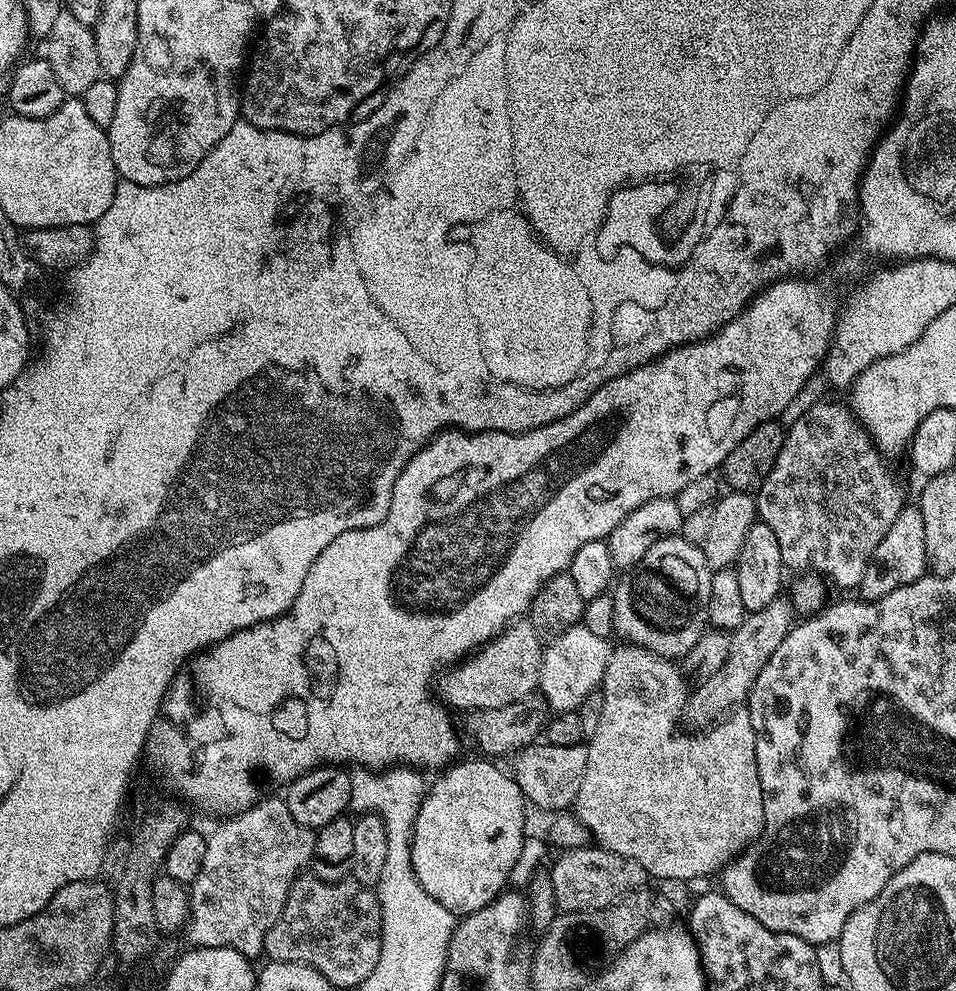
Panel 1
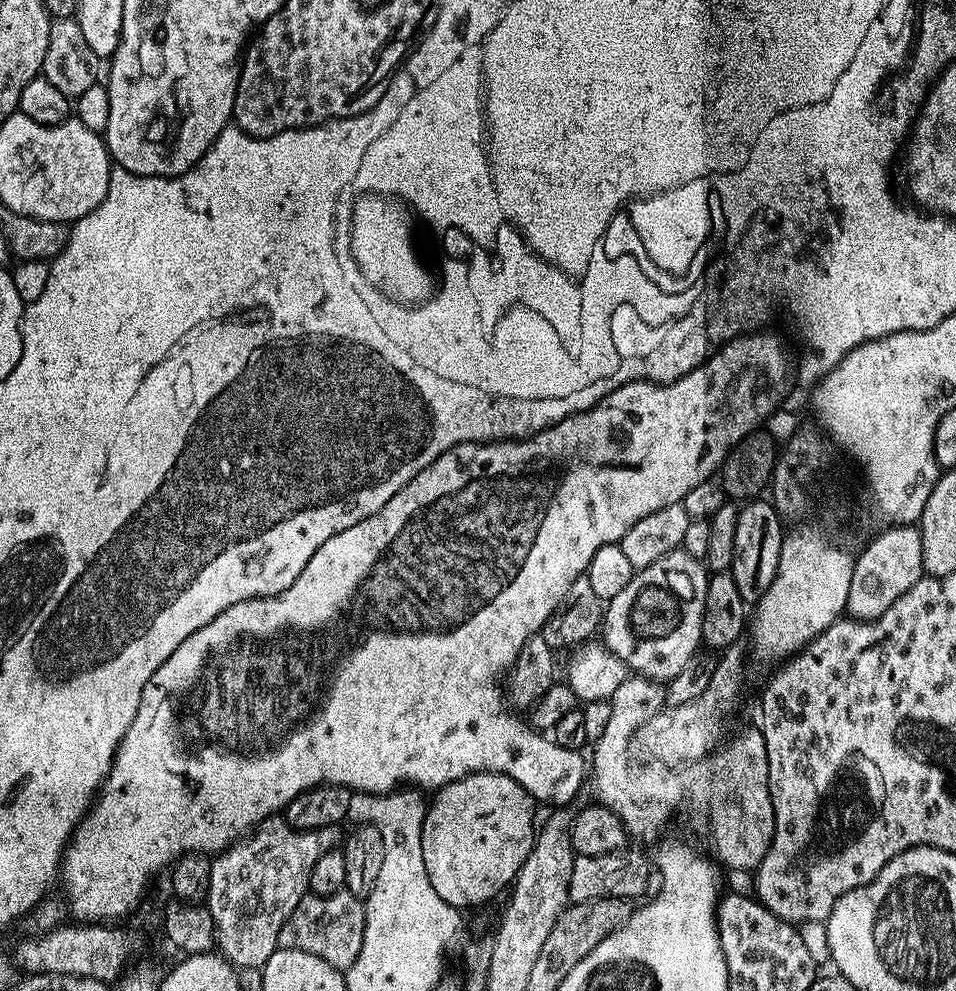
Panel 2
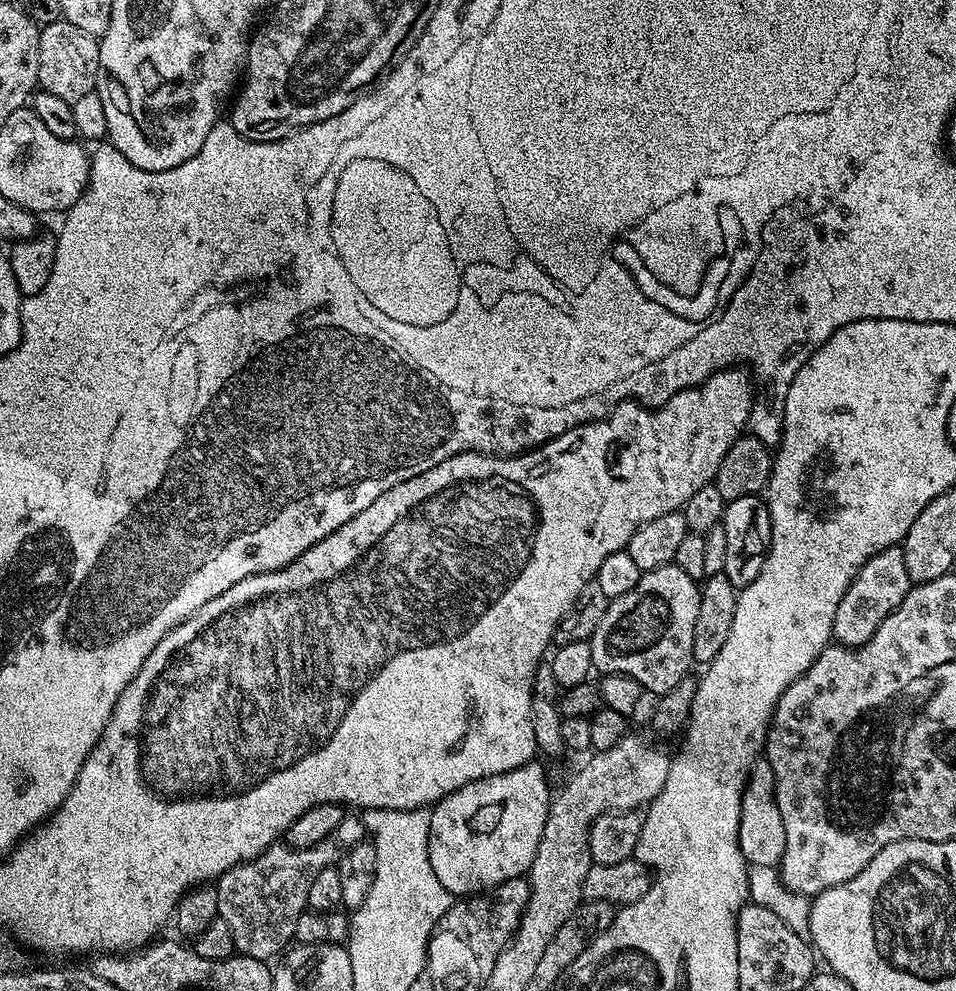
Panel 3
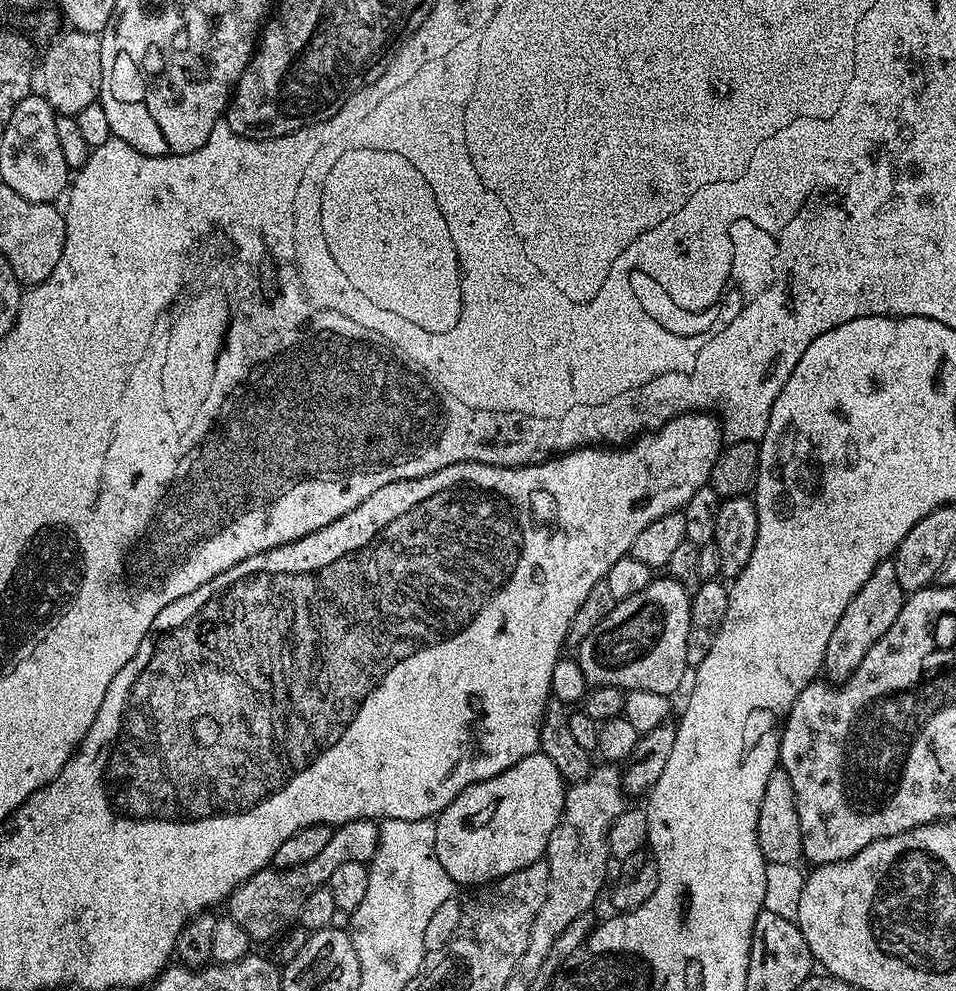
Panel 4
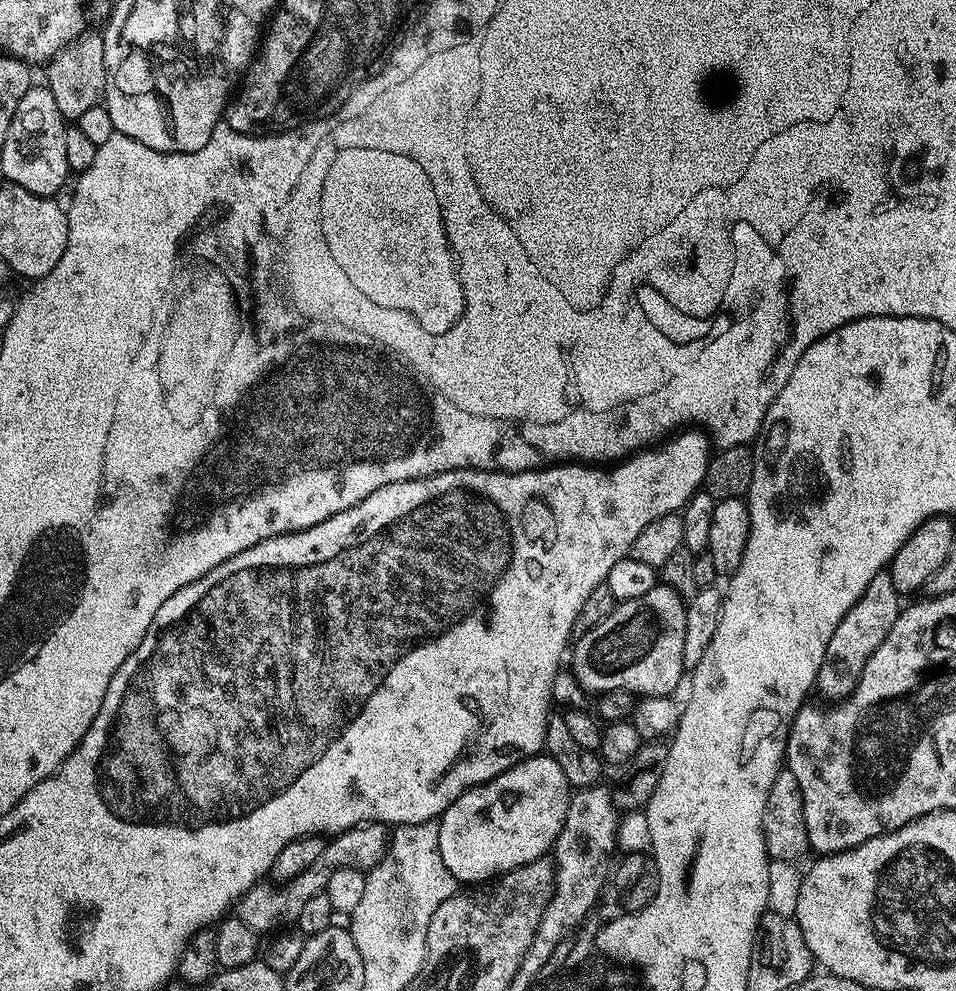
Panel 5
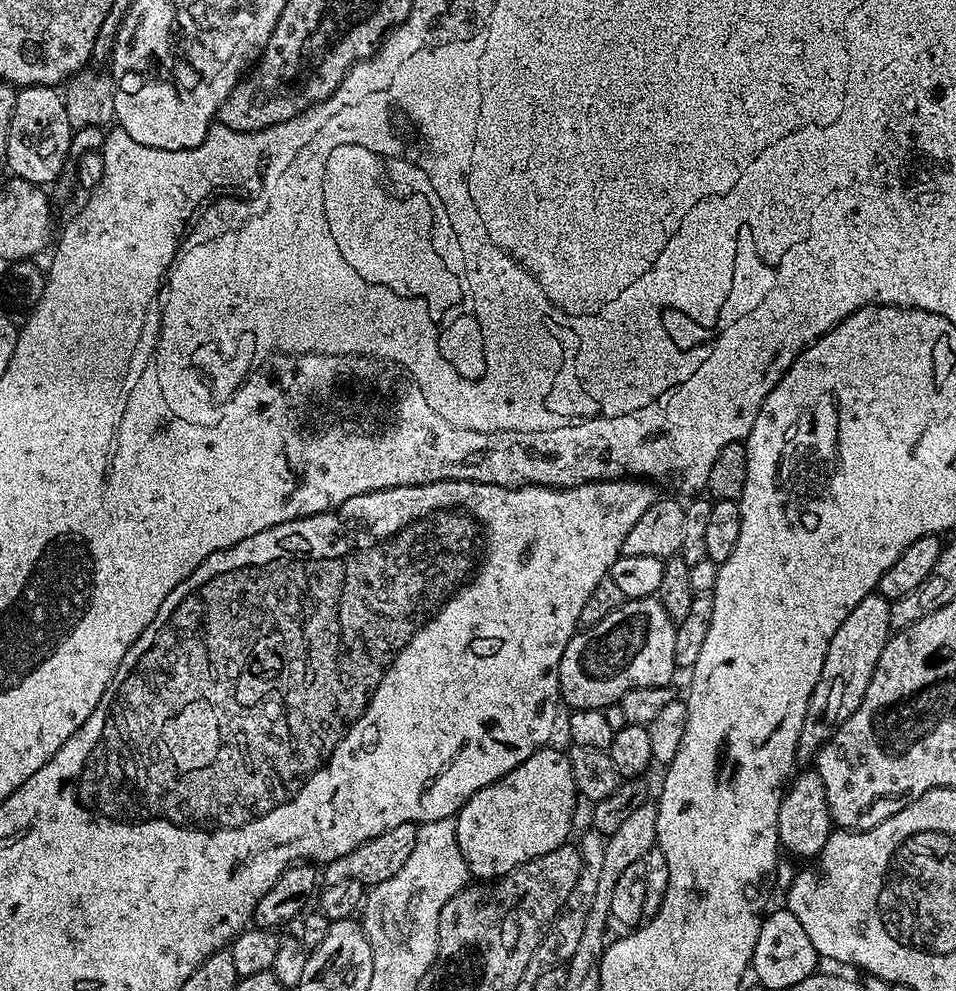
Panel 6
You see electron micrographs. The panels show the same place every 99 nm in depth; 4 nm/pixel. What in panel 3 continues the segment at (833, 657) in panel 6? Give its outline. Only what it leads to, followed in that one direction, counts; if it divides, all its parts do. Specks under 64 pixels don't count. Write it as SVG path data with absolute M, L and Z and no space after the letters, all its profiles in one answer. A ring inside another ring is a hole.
M903 547L887 548L870 558L858 570L850 582L842 602L838 602L838 614L834 614L832 640L845 648L860 648L882 626L882 622L899 606L902 598L914 587L910 574L906 574L906 558Z

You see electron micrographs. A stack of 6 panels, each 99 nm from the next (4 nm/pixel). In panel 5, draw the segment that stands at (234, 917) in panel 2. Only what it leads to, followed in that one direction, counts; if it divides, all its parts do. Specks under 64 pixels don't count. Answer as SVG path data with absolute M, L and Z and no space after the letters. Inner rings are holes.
M360 824L356 828L348 829L347 832L333 835L325 843L322 854L314 858L314 862L306 866L306 870L302 870L298 878L287 881L283 887L284 890L276 886L272 892L271 883L261 882L255 884L245 896L240 897L238 901L240 920L246 922L246 926L250 926L257 934L265 934L264 932L272 934L291 925L298 918L298 913L302 911L302 905L310 898L314 898L314 894L324 892L326 882L334 870L357 868L359 872L366 874L371 868L378 866L378 862L382 862L384 855L388 853L389 843L390 832L383 824Z

